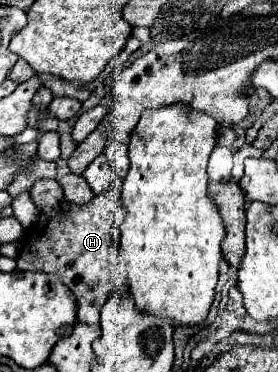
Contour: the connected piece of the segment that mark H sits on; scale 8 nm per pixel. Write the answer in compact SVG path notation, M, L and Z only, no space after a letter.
M38 179L30 189L30 197L38 207L38 221L30 229L26 229L20 241L20 253L16 257L18 269L54 275L62 285L66 285L74 293L78 301L78 321L90 325L100 323L100 309L108 295L114 291L114 273L120 257L120 225L124 219L120 185L108 187L86 205L72 205L70 201L64 199L64 193L54 179Z

